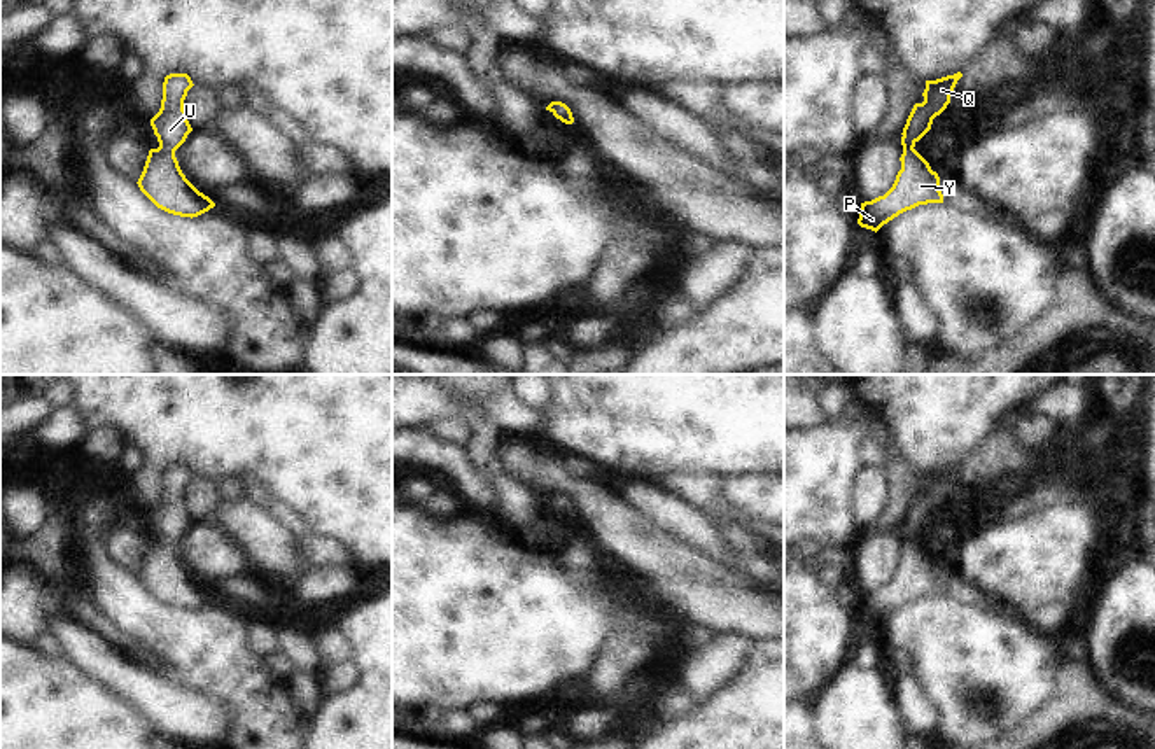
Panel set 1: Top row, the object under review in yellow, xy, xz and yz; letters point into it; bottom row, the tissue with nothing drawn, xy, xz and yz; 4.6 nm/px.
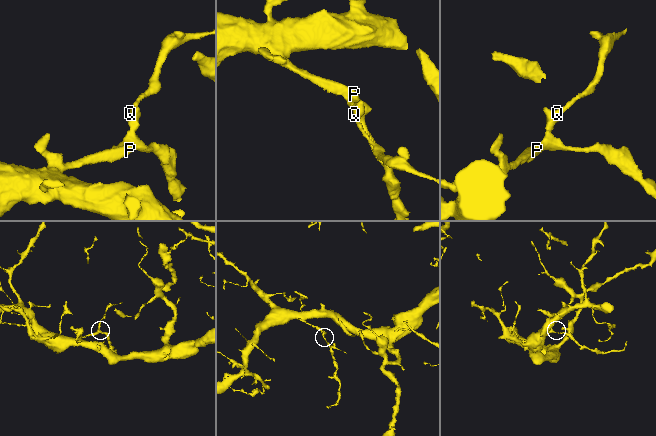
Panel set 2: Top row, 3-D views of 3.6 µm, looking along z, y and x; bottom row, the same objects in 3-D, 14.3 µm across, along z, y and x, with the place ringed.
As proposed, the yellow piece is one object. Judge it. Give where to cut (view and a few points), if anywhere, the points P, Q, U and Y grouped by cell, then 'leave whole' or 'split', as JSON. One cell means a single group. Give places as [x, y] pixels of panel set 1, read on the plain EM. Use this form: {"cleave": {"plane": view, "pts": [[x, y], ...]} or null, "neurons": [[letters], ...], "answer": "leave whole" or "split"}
{"cleave": null, "neurons": [["P", "Q", "U", "Y"]], "answer": "leave whole"}

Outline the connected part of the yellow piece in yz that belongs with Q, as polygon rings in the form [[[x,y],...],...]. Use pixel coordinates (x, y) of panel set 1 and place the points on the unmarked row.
[[[957,464],[936,472],[926,472],[924,494],[914,497],[901,525],[901,562],[884,588],[861,595],[858,611],[861,620],[877,625],[906,602],[928,595],[943,595],[938,565],[914,539],[931,522],[933,511],[947,500],[961,469],[962,466]]]

